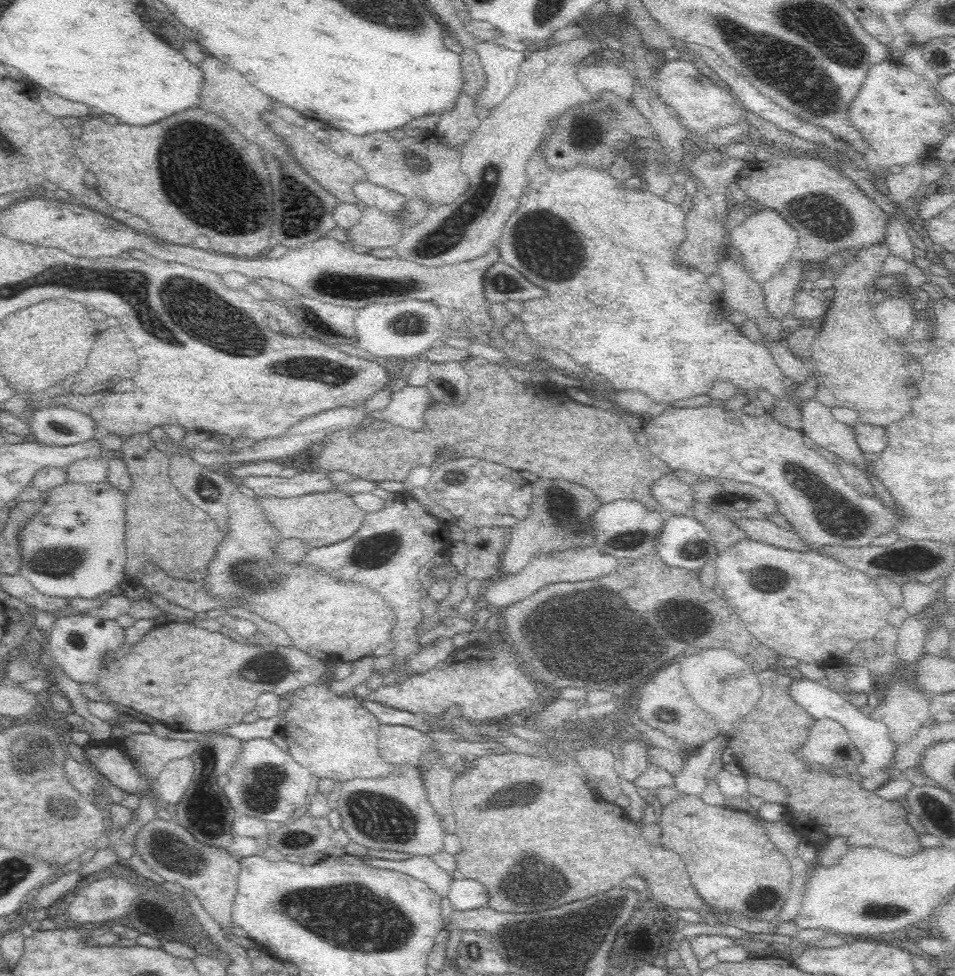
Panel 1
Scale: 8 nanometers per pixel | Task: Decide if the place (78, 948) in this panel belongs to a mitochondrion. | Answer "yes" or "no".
no

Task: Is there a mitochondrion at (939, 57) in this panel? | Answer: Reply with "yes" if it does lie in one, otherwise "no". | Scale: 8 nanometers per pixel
yes

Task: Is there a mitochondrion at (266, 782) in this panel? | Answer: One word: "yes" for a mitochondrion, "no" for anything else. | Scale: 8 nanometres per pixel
yes

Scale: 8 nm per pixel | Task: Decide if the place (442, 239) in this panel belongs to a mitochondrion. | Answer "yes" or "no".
yes

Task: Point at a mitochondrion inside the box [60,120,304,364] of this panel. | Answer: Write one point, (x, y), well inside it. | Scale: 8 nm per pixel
(209, 196)

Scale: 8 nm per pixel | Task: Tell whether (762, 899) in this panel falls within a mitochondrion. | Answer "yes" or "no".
no

